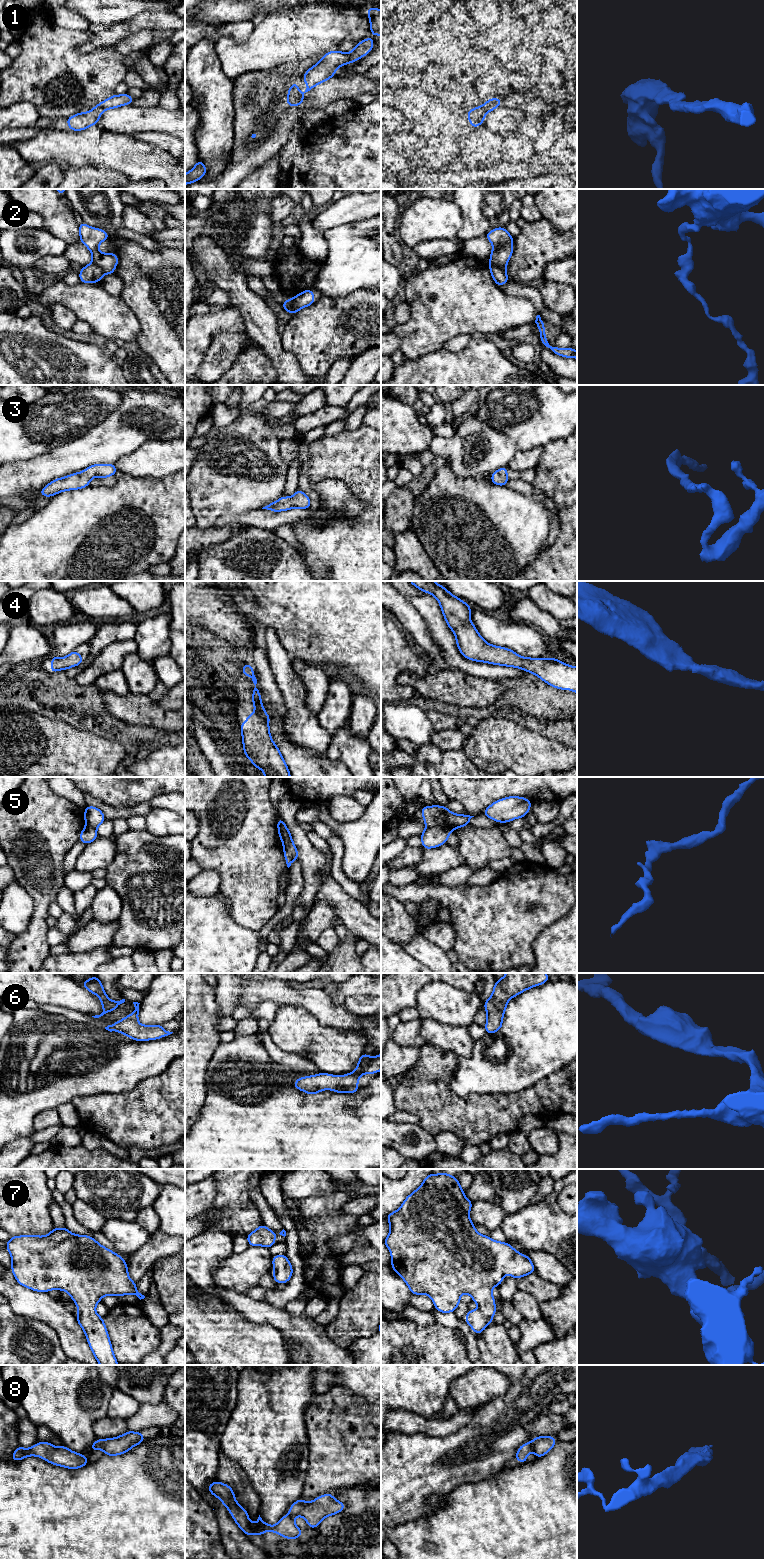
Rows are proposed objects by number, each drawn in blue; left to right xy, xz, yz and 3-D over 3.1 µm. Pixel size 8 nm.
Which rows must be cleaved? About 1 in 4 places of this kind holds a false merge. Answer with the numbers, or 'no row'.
2, 5, 8

